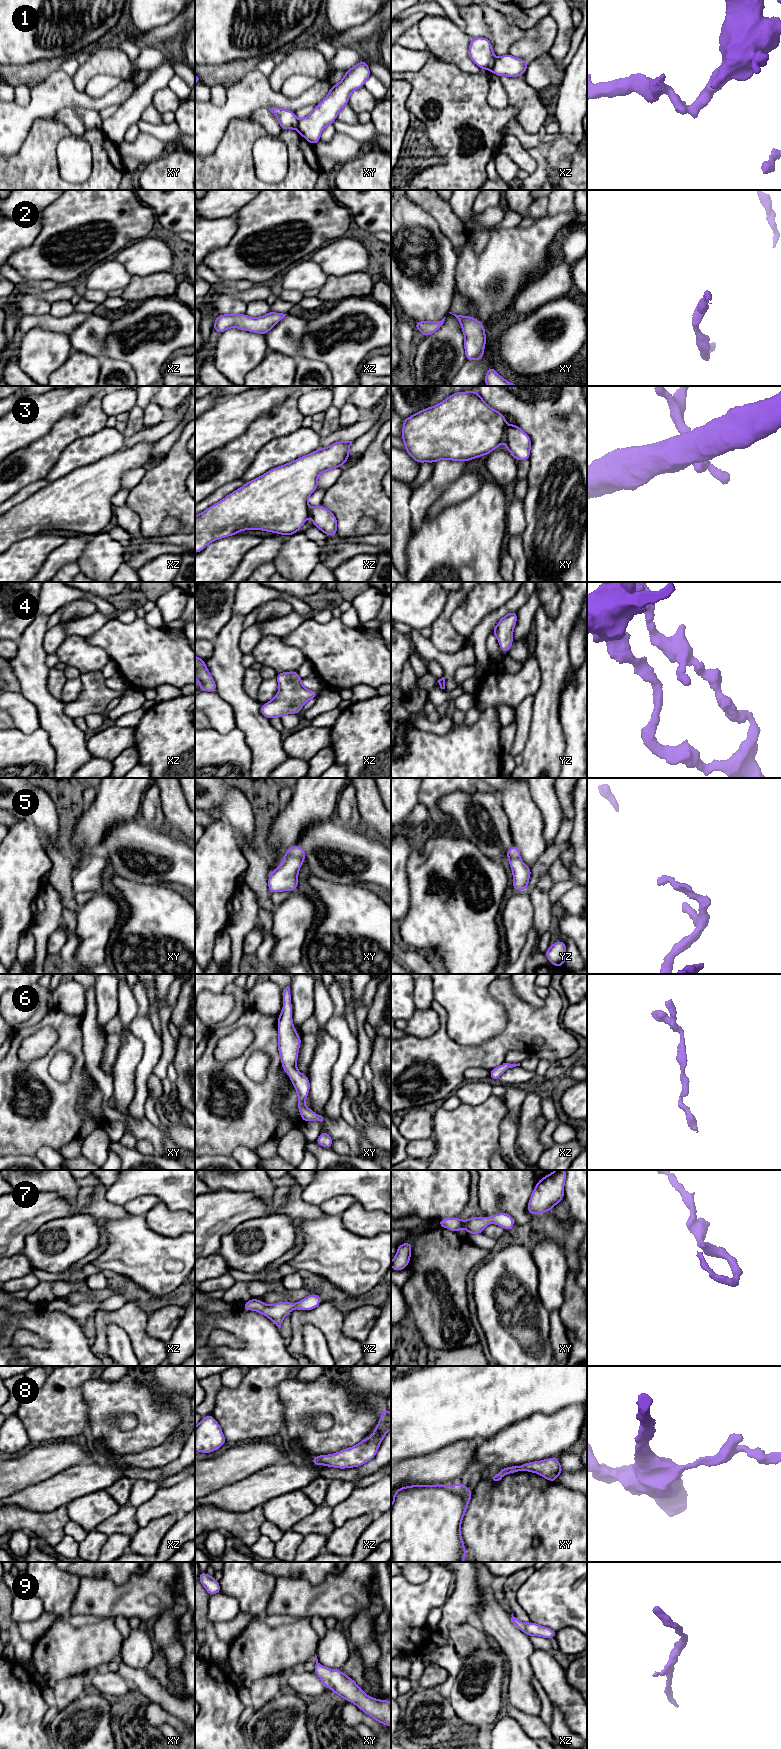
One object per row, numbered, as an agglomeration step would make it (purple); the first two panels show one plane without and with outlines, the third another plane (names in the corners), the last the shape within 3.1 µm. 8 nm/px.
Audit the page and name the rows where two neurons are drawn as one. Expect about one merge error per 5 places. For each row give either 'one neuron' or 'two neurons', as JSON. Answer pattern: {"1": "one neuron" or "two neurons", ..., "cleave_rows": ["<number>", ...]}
{"1": "two neurons", "2": "one neuron", "3": "two neurons", "4": "one neuron", "5": "one neuron", "6": "one neuron", "7": "one neuron", "8": "one neuron", "9": "one neuron", "cleave_rows": ["1", "3"]}

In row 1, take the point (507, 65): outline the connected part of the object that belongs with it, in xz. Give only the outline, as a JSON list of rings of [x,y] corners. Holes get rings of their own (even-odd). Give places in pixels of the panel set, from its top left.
[[[505,54],[495,60],[491,72],[498,77],[521,77],[526,72],[527,67],[528,63],[523,59]]]

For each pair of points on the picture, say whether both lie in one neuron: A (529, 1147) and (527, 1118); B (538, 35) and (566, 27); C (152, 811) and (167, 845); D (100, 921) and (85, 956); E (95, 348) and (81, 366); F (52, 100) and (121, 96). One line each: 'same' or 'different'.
A: same
B: different
C: different
D: same
E: different
F: same

